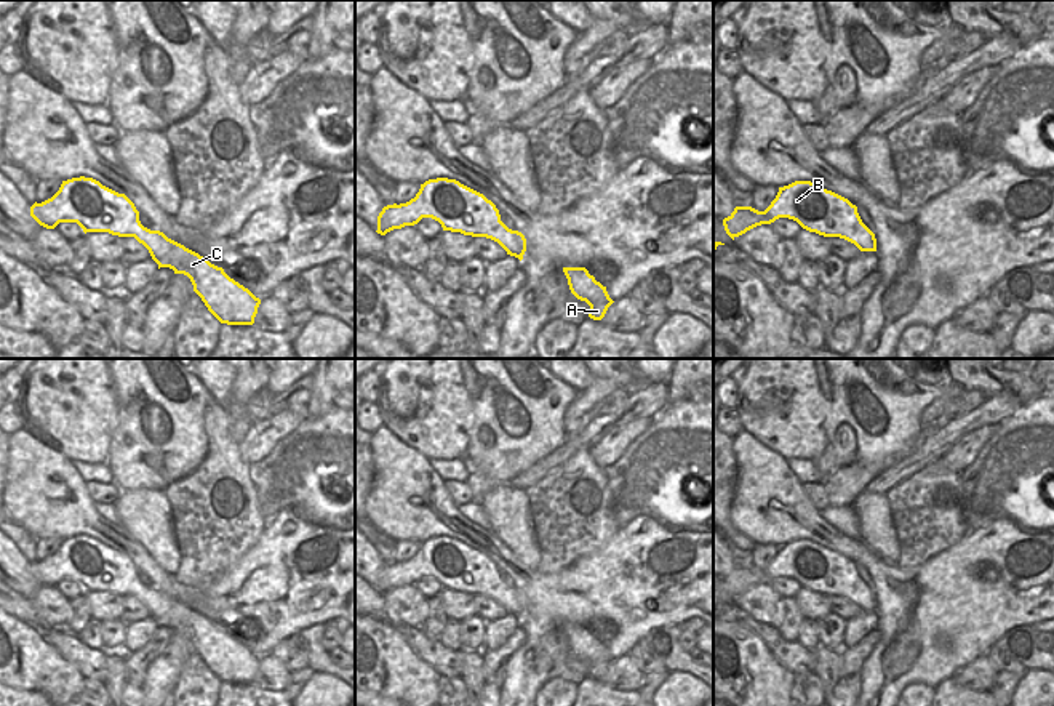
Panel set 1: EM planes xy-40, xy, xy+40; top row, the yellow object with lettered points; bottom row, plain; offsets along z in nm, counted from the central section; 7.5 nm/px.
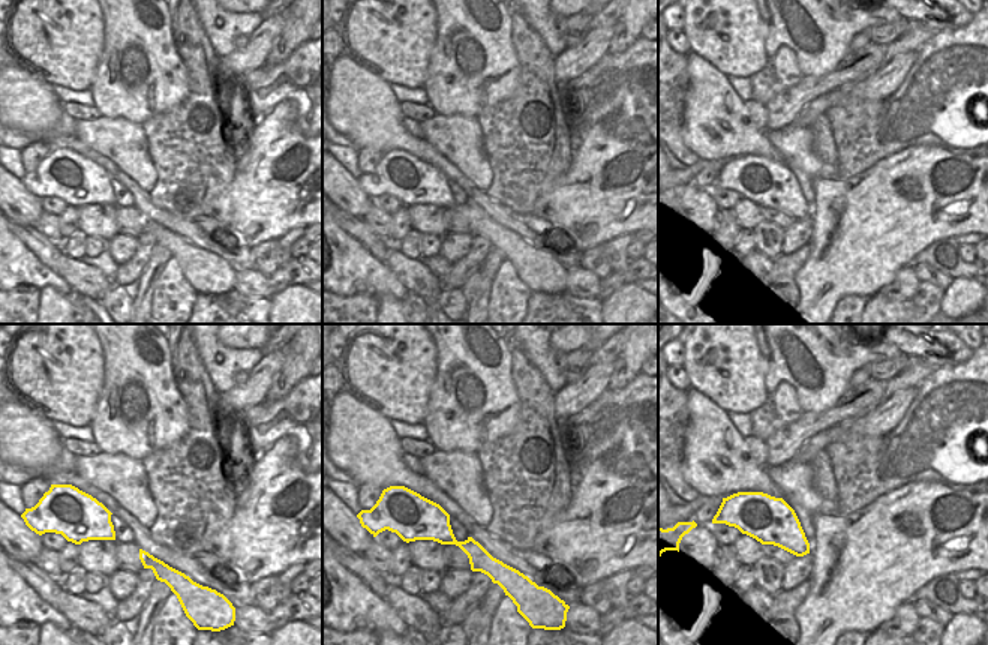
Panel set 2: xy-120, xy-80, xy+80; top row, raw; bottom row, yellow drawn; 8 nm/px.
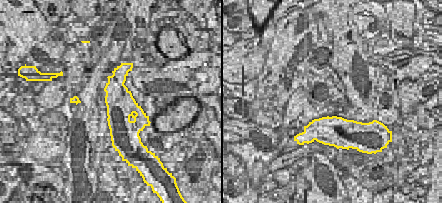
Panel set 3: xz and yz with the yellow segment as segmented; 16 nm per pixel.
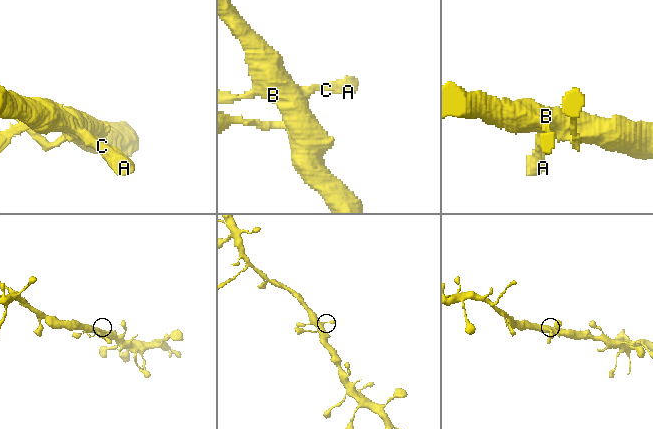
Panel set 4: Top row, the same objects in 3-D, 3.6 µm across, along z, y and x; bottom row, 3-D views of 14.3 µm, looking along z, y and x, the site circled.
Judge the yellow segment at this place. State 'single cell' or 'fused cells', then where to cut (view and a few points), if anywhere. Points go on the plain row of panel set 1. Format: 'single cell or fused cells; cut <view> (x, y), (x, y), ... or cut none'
single cell; cut none

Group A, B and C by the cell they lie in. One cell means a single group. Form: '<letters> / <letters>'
A B C

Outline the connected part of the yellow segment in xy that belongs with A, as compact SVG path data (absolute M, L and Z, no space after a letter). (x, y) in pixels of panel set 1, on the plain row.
M563 626L571 652L590 664L589 676L601 679L608 666L614 661L606 645L595 639L585 626Z

